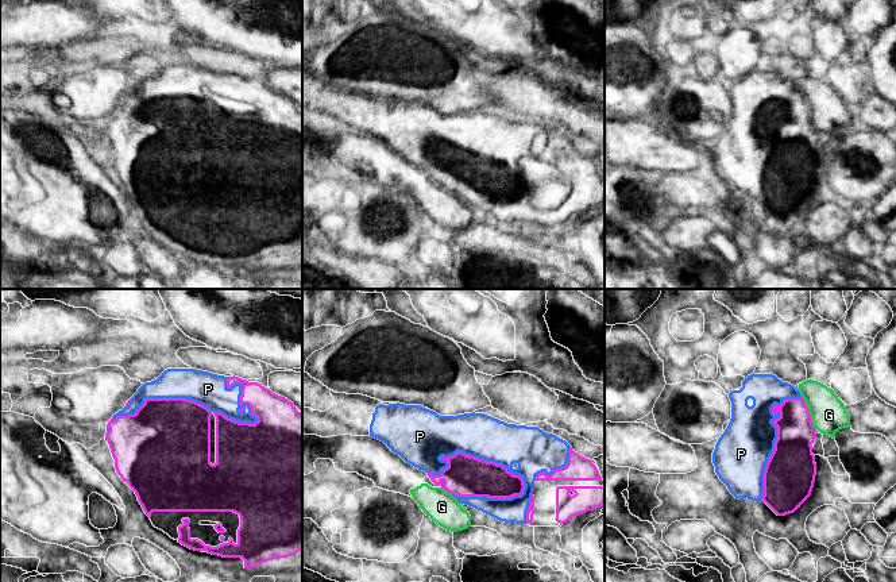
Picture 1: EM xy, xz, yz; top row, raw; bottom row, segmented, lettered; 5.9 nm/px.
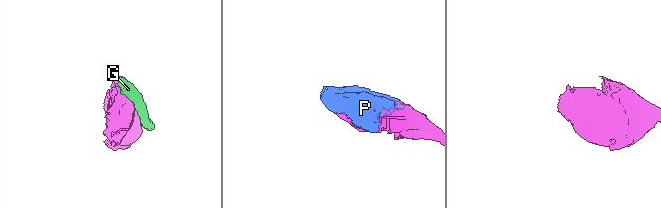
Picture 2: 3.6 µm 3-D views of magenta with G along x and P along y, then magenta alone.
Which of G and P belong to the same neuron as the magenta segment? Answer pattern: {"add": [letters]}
{"add": ["P"]}

